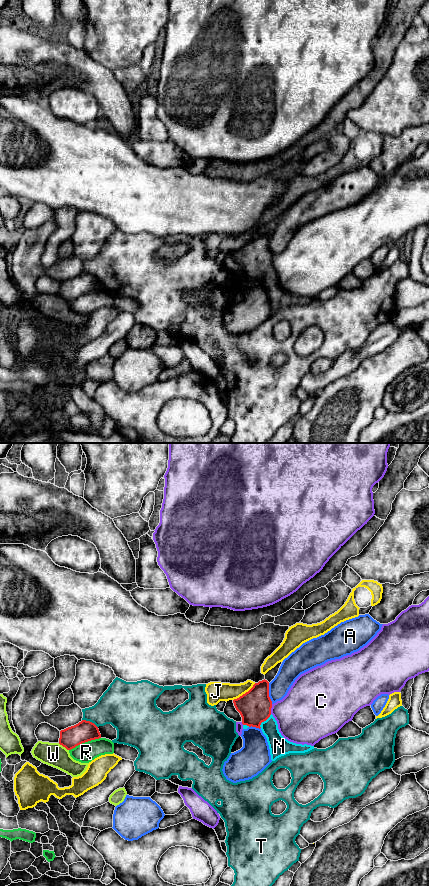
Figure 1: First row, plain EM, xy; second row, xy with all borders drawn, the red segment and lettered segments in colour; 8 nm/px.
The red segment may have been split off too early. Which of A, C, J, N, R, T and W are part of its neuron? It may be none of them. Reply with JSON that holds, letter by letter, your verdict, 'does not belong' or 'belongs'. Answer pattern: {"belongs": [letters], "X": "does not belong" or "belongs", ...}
{"belongs": ["N"], "A": "does not belong", "C": "does not belong", "J": "does not belong", "N": "belongs", "R": "does not belong", "T": "does not belong", "W": "does not belong"}

